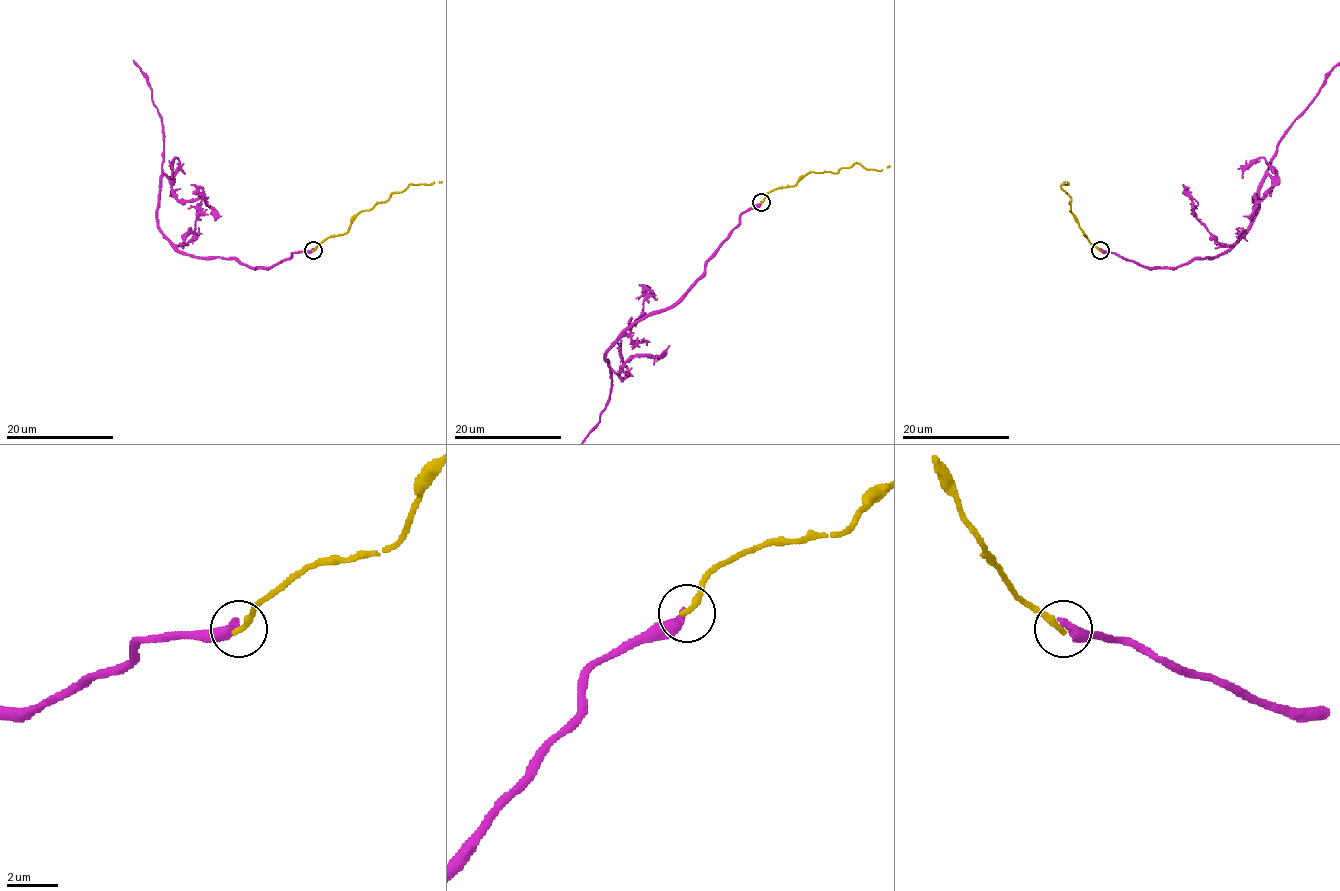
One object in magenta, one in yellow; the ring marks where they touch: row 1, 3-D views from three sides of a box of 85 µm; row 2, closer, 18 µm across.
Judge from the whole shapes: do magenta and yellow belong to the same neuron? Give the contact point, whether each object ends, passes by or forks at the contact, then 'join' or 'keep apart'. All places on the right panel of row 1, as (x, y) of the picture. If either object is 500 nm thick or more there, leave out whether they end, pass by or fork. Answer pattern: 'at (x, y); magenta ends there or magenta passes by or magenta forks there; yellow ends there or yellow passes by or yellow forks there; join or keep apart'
at (1100, 250); magenta ends there; yellow ends there; keep apart

